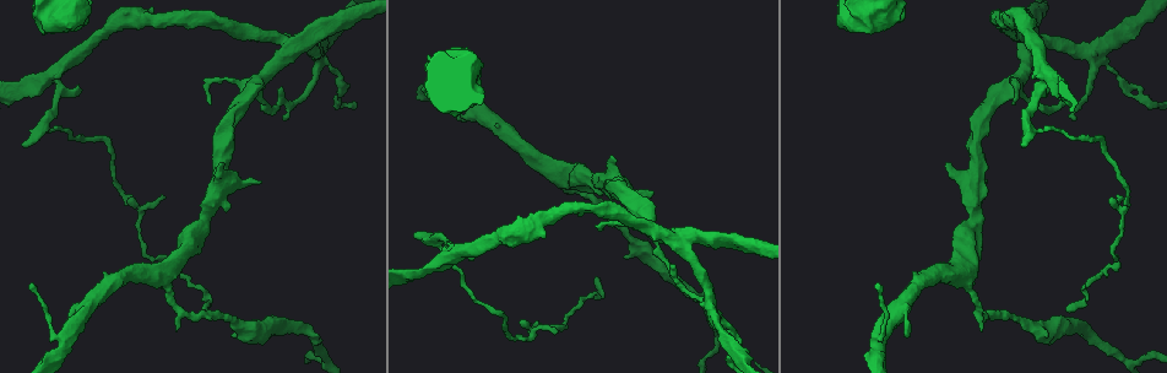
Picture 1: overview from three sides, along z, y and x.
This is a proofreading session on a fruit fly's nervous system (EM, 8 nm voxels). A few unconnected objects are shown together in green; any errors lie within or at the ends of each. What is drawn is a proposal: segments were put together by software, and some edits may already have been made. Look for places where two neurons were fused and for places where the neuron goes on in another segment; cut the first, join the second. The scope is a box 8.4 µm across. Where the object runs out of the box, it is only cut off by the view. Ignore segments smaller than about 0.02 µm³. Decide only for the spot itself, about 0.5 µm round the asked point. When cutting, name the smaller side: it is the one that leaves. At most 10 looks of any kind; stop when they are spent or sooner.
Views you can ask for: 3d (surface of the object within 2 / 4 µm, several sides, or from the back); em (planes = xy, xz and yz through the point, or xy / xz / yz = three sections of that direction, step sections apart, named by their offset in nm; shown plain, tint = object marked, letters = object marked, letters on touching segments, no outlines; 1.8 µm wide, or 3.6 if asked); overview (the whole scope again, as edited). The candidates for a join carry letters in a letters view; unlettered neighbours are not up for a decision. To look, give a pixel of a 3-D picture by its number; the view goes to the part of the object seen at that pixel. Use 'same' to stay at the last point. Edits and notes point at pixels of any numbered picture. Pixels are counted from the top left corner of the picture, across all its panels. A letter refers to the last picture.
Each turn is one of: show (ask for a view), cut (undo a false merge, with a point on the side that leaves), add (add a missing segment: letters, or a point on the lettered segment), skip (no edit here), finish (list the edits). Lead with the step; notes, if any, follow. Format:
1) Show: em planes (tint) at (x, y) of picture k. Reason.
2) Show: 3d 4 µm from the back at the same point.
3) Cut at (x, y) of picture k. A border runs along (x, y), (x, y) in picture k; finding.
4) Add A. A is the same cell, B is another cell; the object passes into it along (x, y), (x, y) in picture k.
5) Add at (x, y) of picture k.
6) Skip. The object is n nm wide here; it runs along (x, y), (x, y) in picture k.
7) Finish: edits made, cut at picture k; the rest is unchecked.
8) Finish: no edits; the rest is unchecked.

Show: 3d 4 µm at (414, 234) of picture 1.

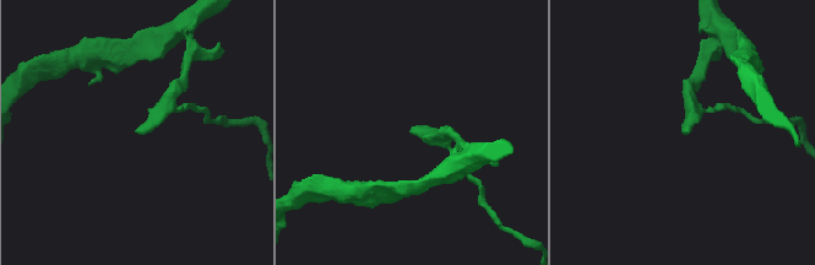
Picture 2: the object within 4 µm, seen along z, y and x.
Show: em 3.6 µm planes (letters) at (412, 127) of picture 2.

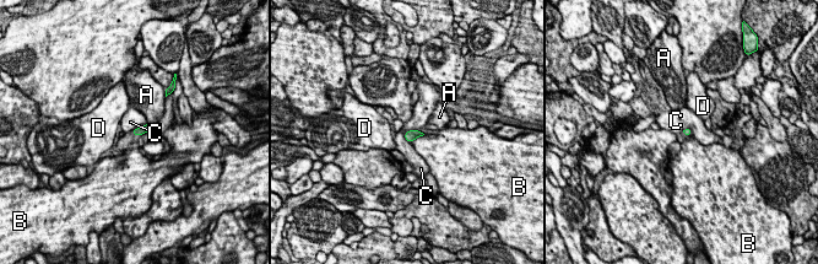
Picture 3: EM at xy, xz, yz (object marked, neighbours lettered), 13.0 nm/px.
Skip. A, B, C and D are other cells; a border runs along (147, 123), (131, 130) in picture 3; none of them fits.

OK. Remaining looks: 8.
Show: em planes (letters) at (1044, 76) of picture 1. Arms part here.

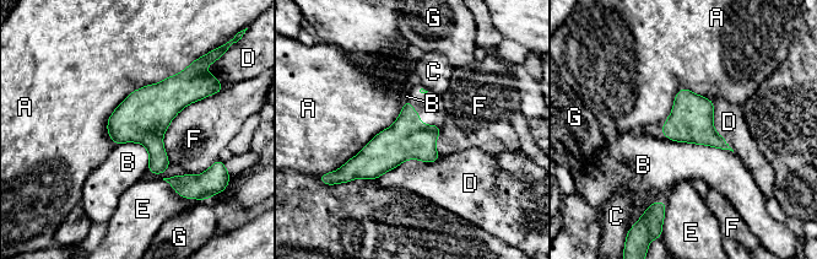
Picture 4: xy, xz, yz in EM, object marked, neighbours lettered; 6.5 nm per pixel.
Skip. A, B, C, D, E, F and G are other cells; a border runs along (672, 140), (705, 144), (732, 152) in picture 4; continuous, no second neuron.

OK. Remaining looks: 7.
Show: 3d 4 µm from the back at (1096, 50) of picture 1. A fork.

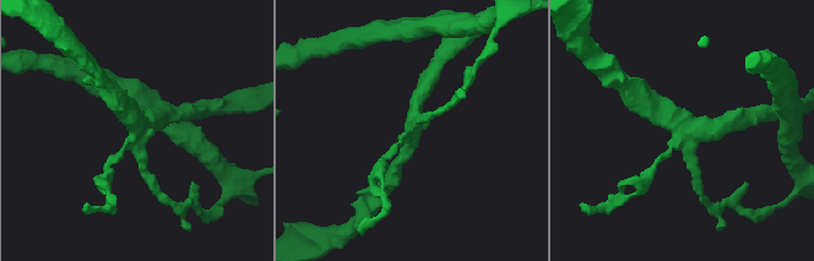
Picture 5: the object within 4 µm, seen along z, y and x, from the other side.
Show: em planes (plain) at (685, 131) of picture 5.

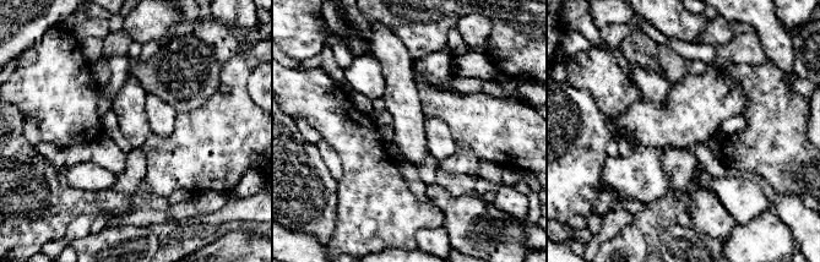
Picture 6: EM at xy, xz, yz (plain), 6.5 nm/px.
Show: em planes (letters) at the same point.

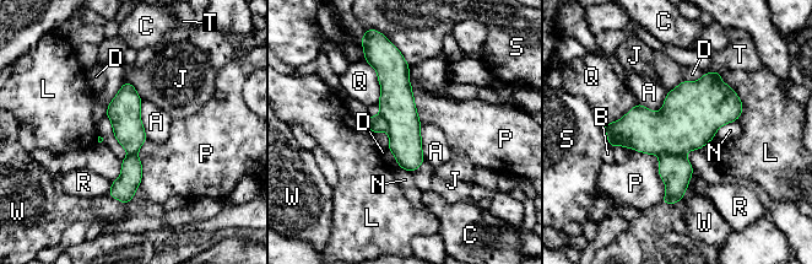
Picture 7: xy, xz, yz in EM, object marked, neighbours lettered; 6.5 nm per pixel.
Cut at (688, 120) of picture 7. A, B, C, D, J, L, N, P, Q, R, S, T and W are other cells; a border runs along (682, 154), (661, 155) in picture 7; two neurons meet here.

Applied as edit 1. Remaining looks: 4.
Finish: edits made, cut at picture 7; the rest is unchecked.

